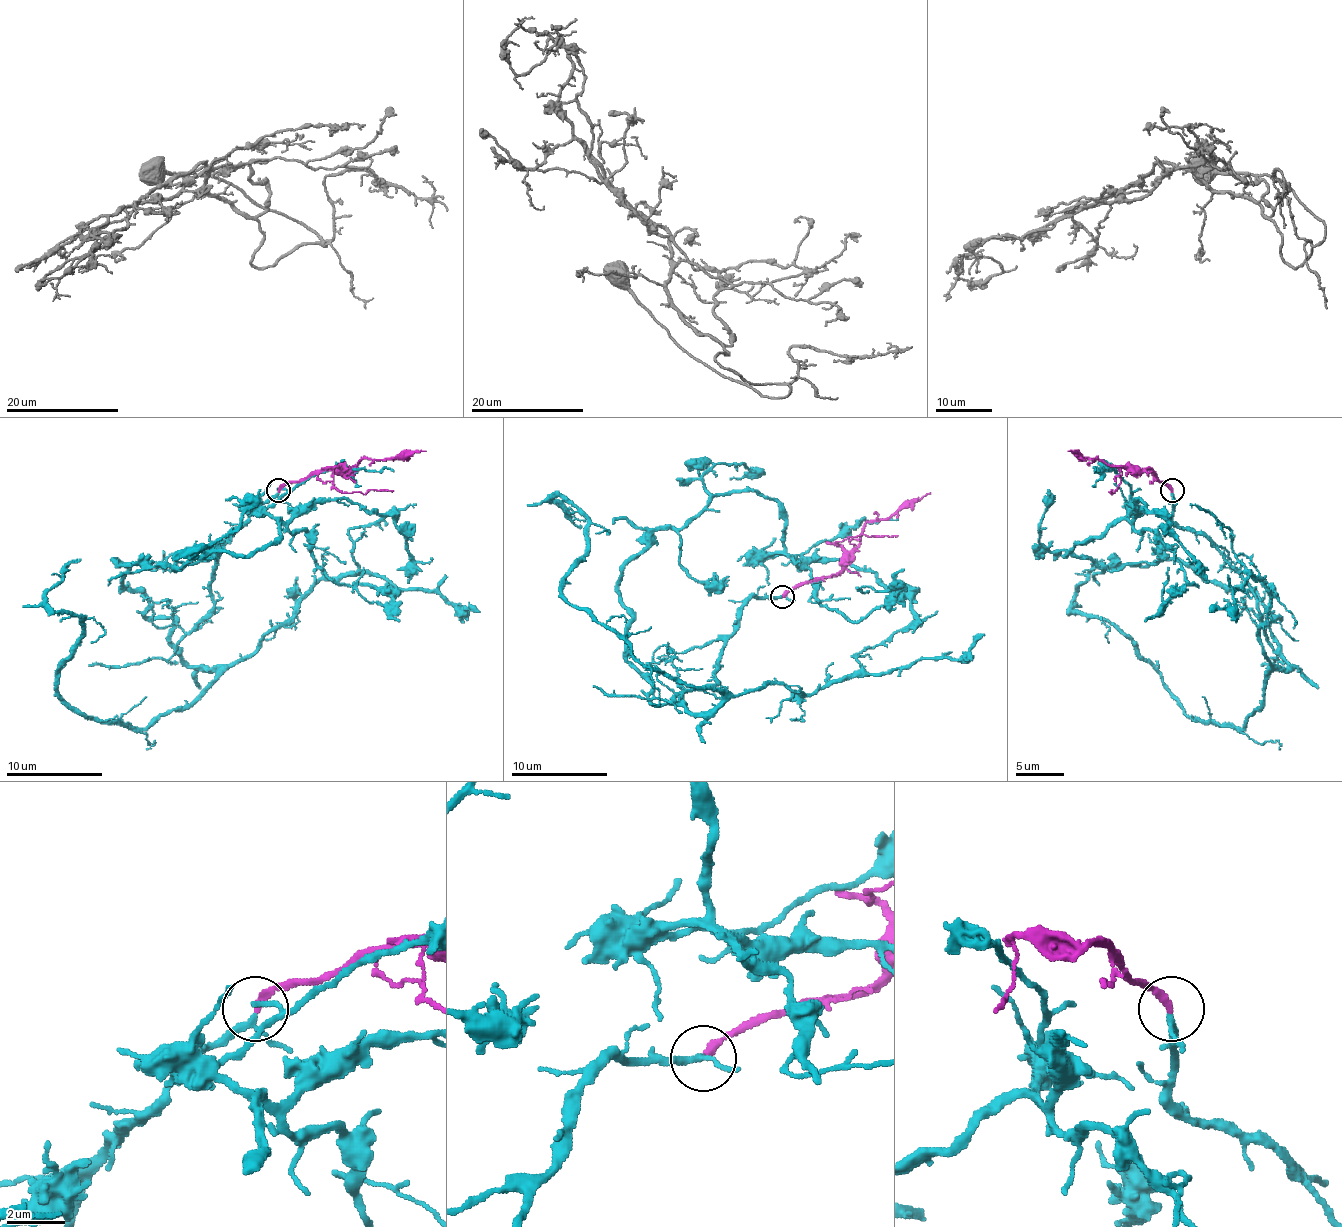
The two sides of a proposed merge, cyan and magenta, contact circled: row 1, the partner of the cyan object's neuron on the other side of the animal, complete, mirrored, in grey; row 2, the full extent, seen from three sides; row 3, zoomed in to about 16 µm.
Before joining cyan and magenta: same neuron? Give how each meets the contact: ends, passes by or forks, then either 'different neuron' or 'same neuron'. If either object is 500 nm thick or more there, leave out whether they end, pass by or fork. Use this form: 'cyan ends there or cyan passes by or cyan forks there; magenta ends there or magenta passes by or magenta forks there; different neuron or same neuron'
cyan passes by; magenta ends there; same neuron

